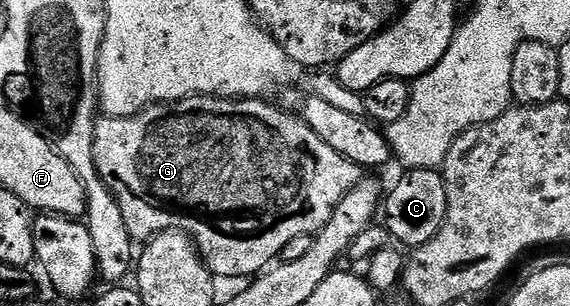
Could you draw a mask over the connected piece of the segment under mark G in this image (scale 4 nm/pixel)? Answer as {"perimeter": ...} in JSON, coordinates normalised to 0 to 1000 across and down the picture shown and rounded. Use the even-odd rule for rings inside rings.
{"perimeter":[[[346,314],[321,320],[316,333],[289,333],[244,359],[219,386],[170,382],[165,418],[165,529],[175,585],[182,592],[189,621],[207,654],[214,680],[214,706],[221,716],[221,745],[228,758],[233,794],[253,797],[279,765],[314,758],[328,765],[344,794],[353,843],[365,886],[381,912],[428,908],[440,912],[458,889],[468,886],[489,846],[495,810],[509,797],[523,771],[556,768],[586,706],[586,680],[600,667],[600,654],[626,601],[635,592],[633,546],[623,542],[607,510],[593,510],[586,484],[579,484],[565,444],[558,444],[542,418],[535,395],[519,373],[504,373],[484,346],[475,346],[475,330],[430,320],[409,327],[405,320],[374,320],[370,314]]]}

